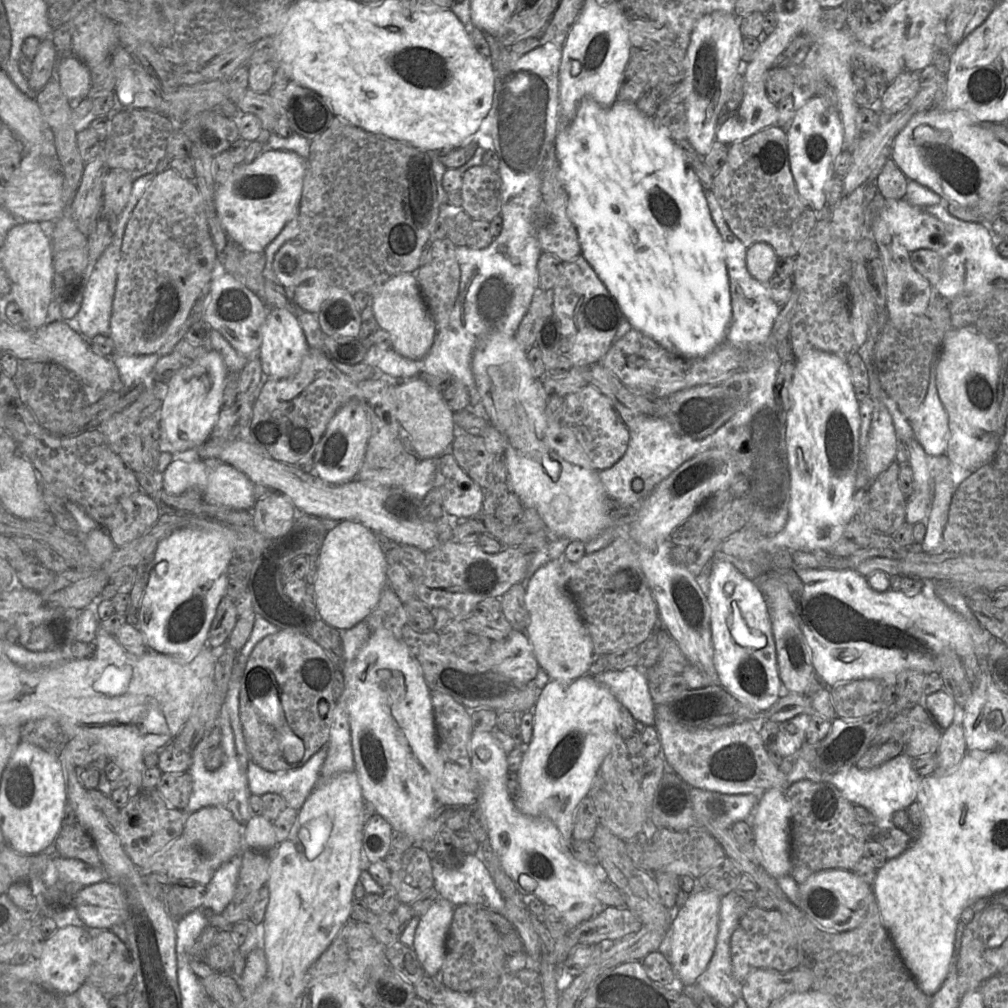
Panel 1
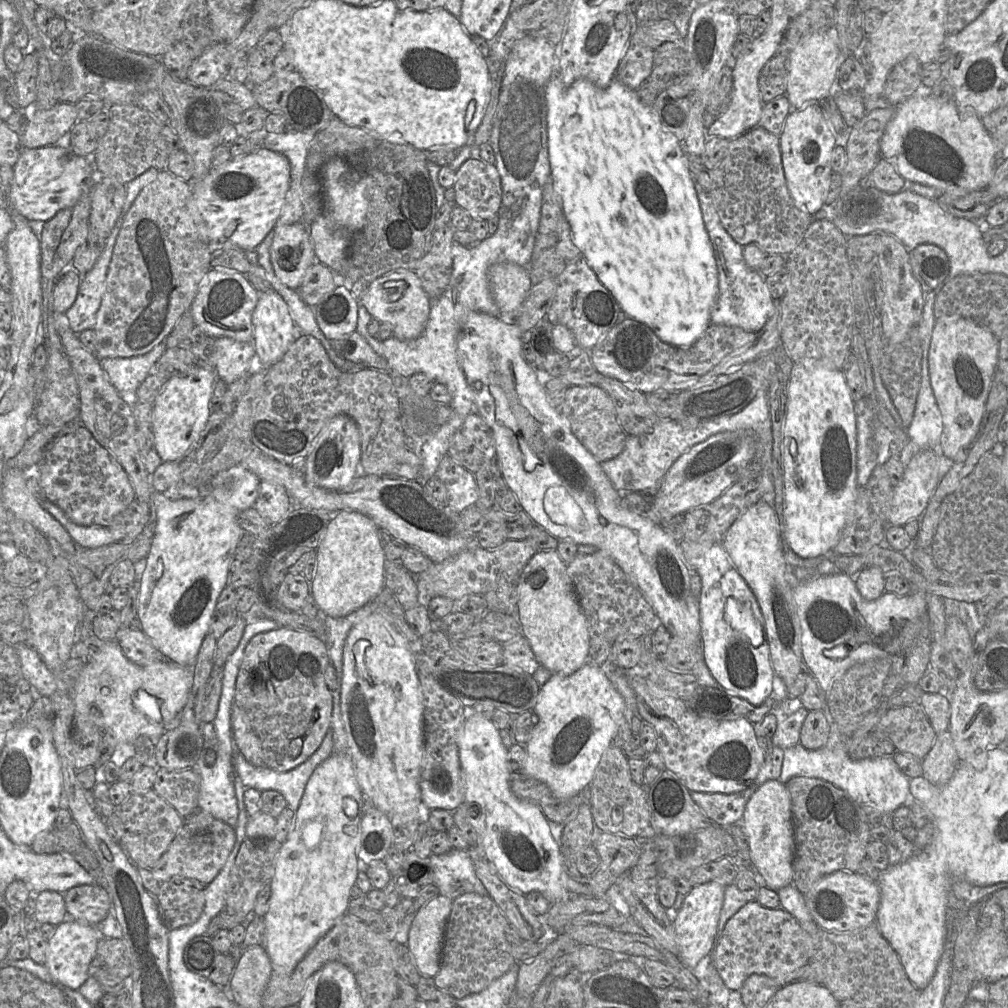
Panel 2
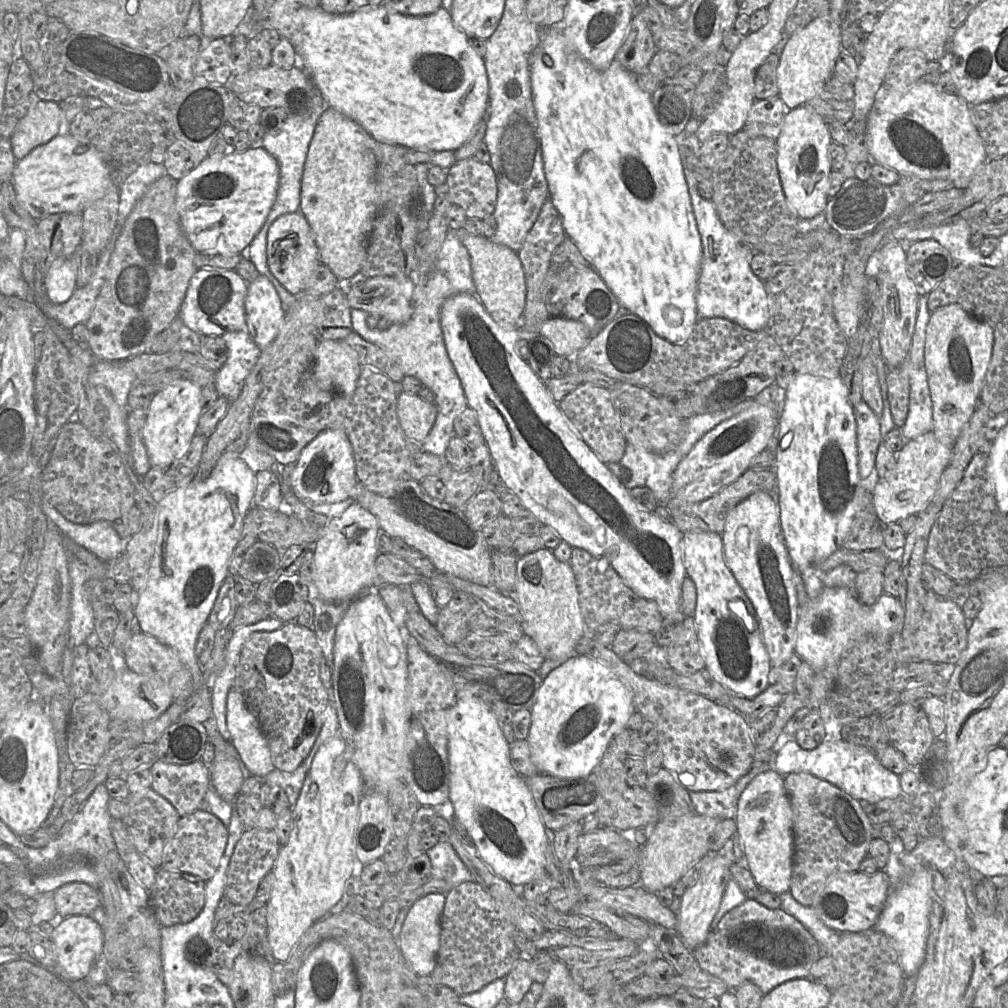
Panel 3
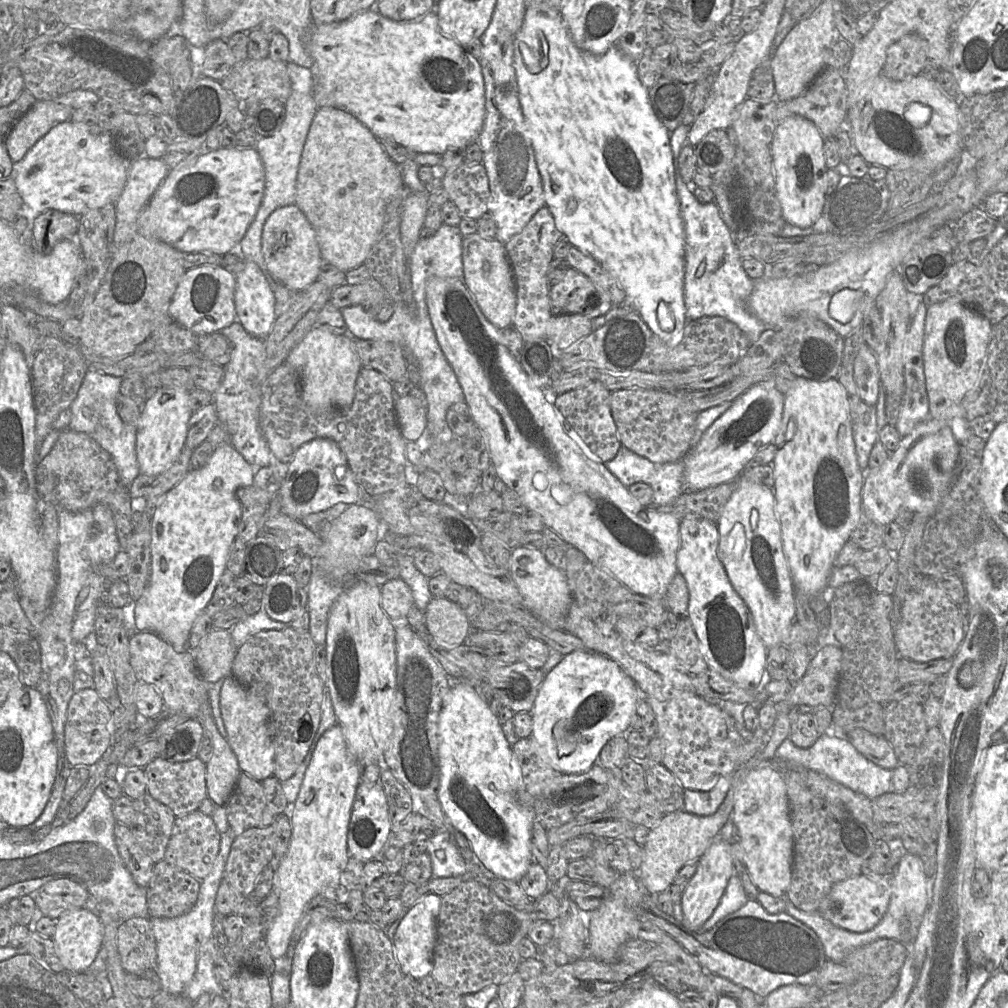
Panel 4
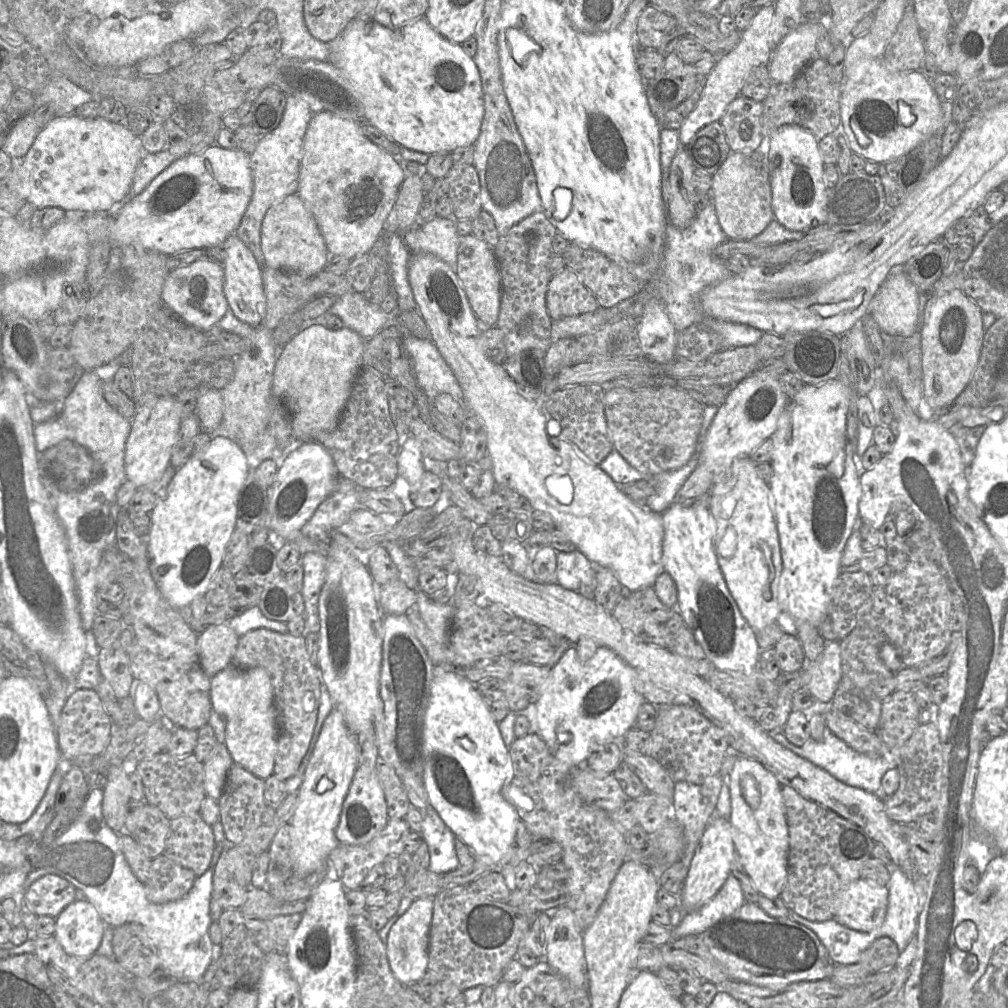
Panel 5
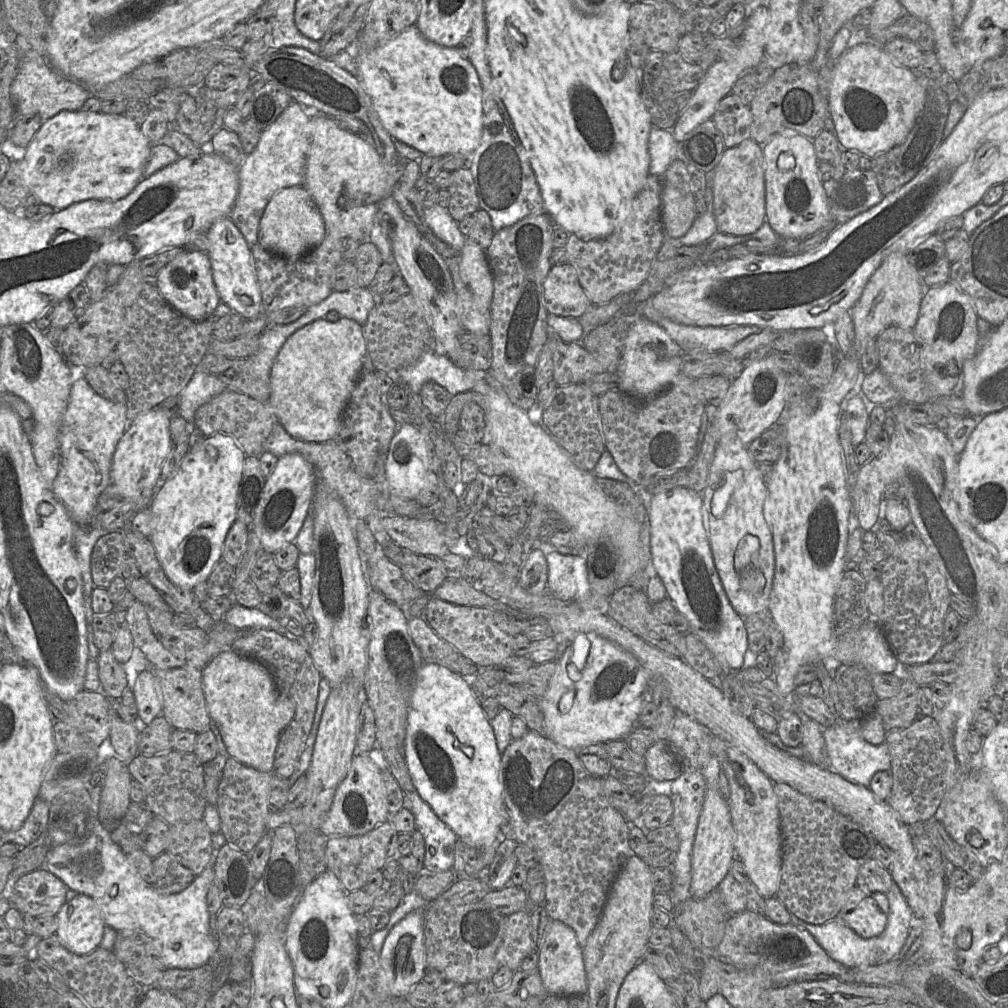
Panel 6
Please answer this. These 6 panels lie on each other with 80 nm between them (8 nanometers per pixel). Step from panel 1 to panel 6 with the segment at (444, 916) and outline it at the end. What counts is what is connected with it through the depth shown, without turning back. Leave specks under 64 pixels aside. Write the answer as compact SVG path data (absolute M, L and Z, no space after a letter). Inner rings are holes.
M417 910L406 915L389 931L379 952L378 985L382 987L382 991L396 997L406 997L407 993L422 981L427 967L424 925L424 910Z

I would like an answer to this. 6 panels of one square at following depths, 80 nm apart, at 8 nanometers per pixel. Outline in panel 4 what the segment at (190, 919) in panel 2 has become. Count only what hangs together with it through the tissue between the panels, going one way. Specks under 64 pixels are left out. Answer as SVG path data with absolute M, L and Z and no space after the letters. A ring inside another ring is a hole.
M165 859L154 864L149 884L145 888L151 918L174 918L187 913L196 903L201 880L168 863Z

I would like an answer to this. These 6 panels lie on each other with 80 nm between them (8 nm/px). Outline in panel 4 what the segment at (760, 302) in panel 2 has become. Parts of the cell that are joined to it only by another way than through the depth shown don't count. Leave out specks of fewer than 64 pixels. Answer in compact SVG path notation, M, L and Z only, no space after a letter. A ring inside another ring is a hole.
M676 174L676 191L685 230L686 319L693 321L702 317L723 317L736 324L750 343L755 342L767 327L747 306L755 281L743 269L734 234L723 221L718 206L714 201L707 204L697 201L693 194L694 188L693 181L692 185L688 185Z

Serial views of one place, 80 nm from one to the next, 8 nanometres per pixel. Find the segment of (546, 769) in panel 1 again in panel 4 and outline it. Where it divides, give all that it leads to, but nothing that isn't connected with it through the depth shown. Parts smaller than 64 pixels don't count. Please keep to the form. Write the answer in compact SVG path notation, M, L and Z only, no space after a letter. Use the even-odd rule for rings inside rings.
M571 652L544 677L530 712L530 737L535 741L544 760L555 771L563 774L584 773L598 762L601 749L611 738L630 730L632 717L640 700L645 700L645 697L637 684L615 661L596 652Z

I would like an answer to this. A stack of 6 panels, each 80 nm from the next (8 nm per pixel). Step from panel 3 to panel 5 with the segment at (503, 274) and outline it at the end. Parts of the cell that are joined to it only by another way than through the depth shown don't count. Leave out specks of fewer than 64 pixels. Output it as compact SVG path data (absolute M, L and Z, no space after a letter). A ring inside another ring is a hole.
M474 235L461 237L456 273L478 320L487 326L496 326L501 300L501 275L493 247Z

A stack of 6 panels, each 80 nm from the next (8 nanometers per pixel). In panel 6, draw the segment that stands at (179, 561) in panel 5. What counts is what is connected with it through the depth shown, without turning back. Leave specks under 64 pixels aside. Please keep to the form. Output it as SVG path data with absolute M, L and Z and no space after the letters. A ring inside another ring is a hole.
M217 433L208 437L204 437L194 446L192 446L187 455L182 460L177 472L166 480L160 490L157 490L155 496L151 502L150 509L152 512L152 533L150 535L150 541L152 542L158 559L164 569L168 578L177 586L189 590L193 590L194 587L203 581L208 581L216 564L222 560L223 547L227 534L232 524L237 520L237 496L238 489L242 479L243 465L246 458L243 450L238 446L236 441L225 434Z

